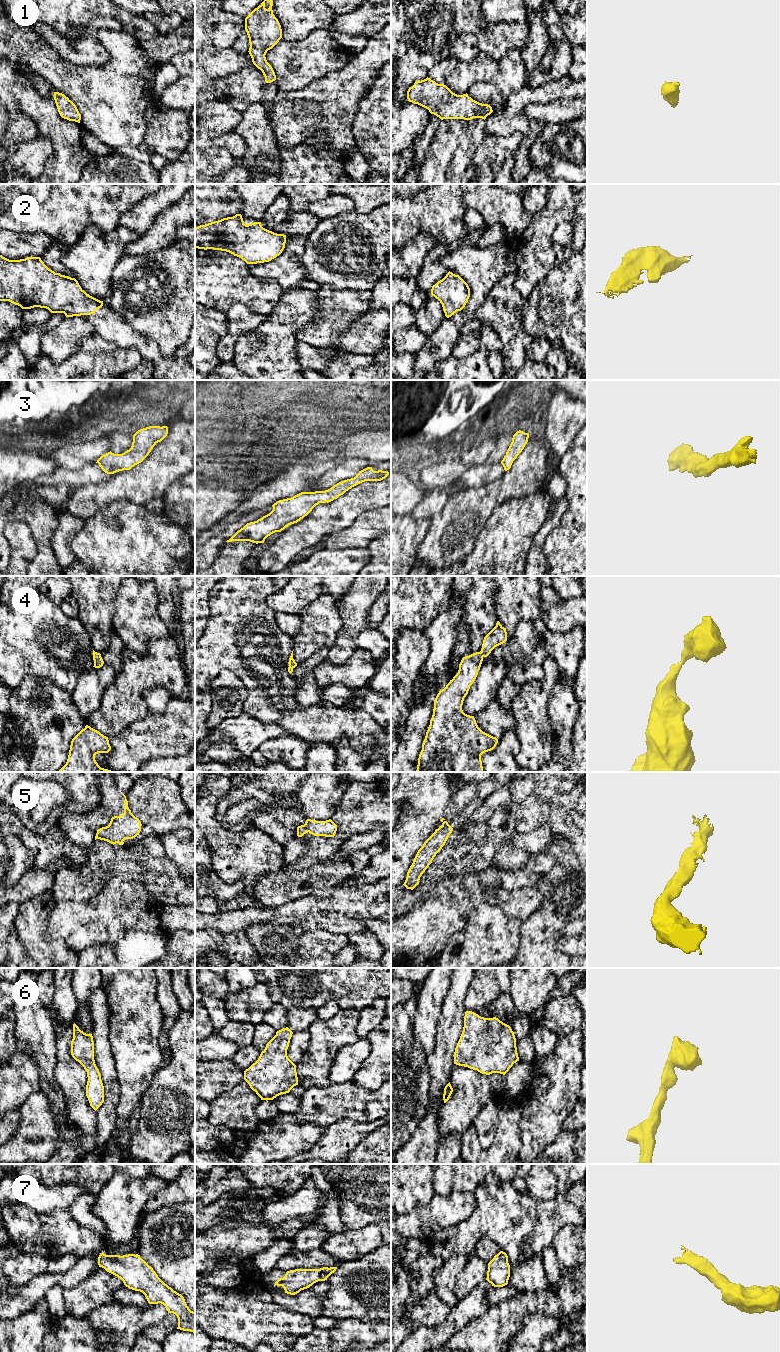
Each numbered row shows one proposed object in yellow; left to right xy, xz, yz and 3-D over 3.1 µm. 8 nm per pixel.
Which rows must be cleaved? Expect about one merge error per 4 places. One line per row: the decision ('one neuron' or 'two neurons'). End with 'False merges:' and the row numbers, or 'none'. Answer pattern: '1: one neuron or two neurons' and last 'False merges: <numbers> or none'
1: one neuron
2: one neuron
3: one neuron
4: one neuron
5: one neuron
6: one neuron
7: one neuron
False merges: none

